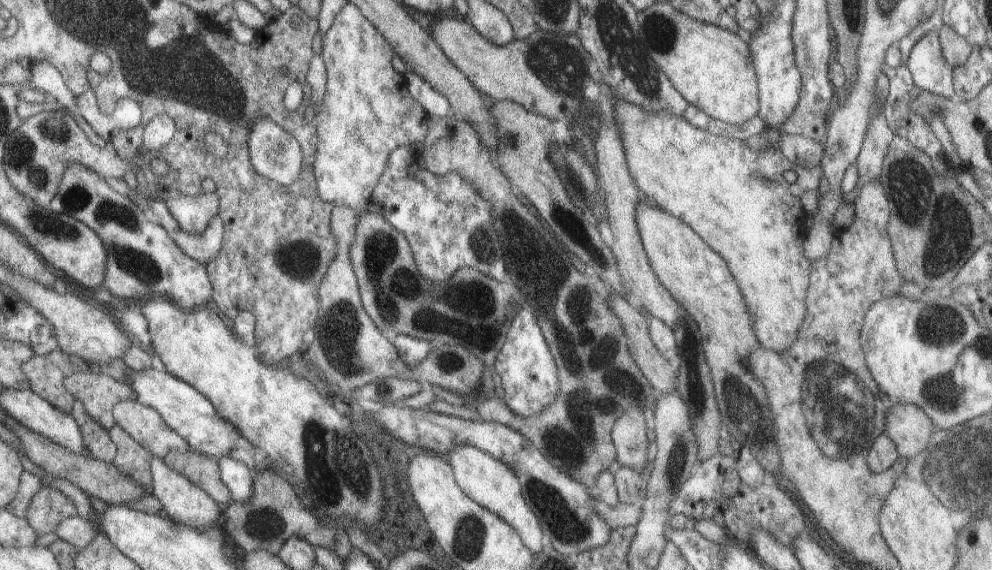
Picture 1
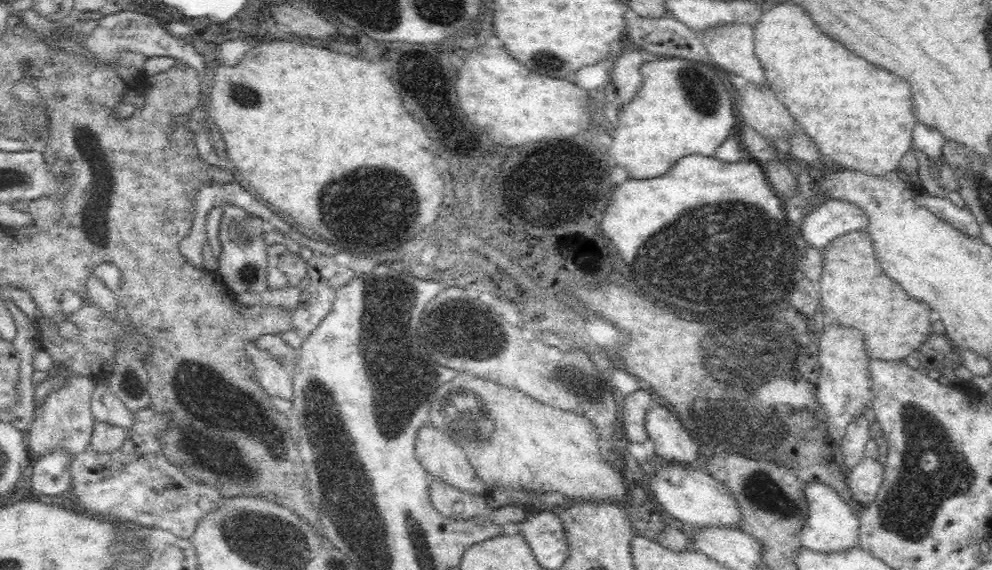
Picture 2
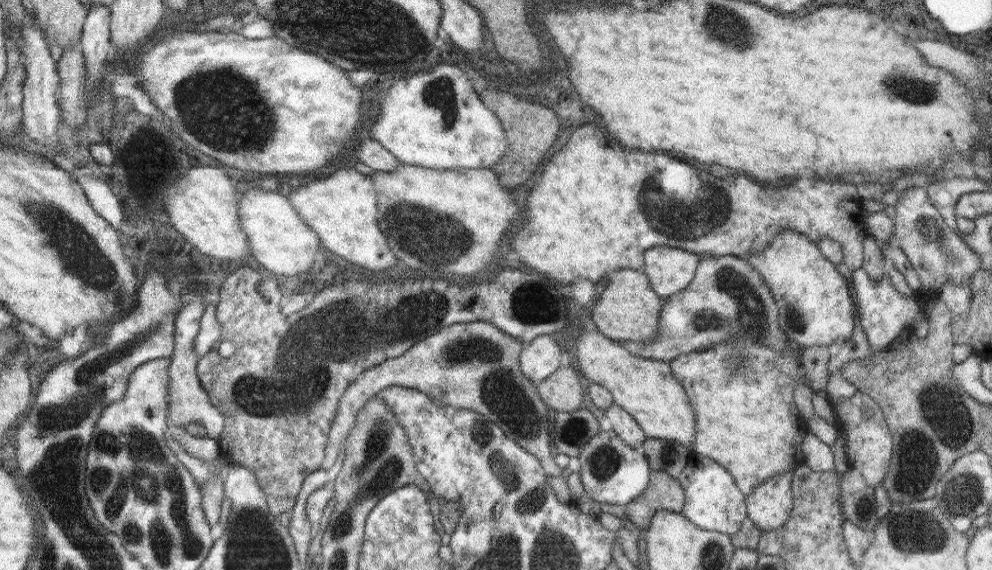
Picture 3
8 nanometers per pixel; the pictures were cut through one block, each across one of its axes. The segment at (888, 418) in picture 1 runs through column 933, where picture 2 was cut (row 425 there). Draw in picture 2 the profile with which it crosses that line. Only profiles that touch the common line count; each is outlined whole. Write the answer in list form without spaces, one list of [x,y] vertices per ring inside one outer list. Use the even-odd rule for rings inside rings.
[[[426,424],[418,432],[418,438],[416,438],[416,458],[418,458],[420,466],[424,468],[424,472],[430,474],[430,478],[442,480],[444,484],[456,488],[462,494],[476,494],[476,496],[486,496],[488,494],[484,482],[476,476],[474,468],[470,466],[464,450],[456,442],[452,442],[452,434],[444,434],[436,426],[432,426],[432,424]]]

